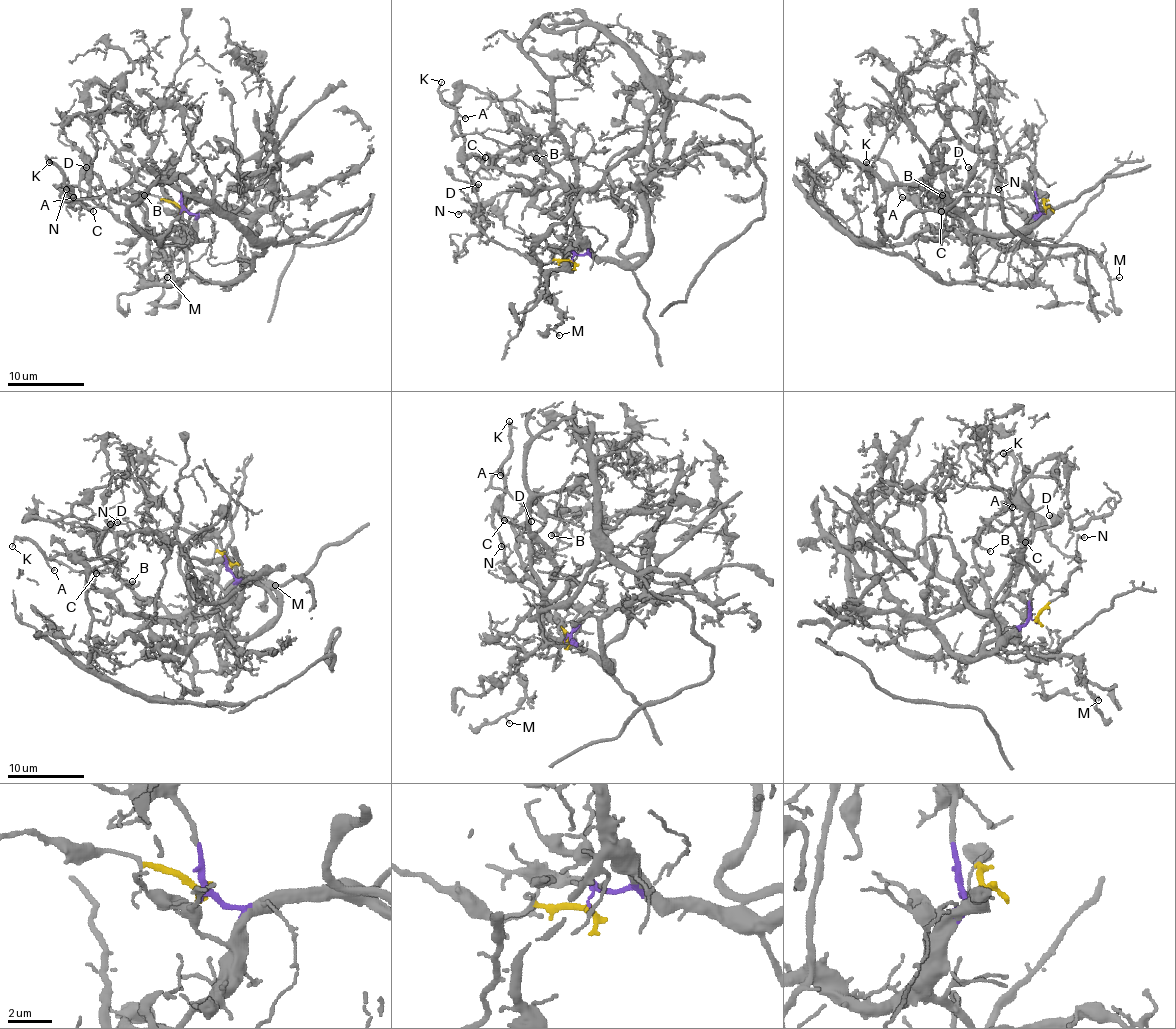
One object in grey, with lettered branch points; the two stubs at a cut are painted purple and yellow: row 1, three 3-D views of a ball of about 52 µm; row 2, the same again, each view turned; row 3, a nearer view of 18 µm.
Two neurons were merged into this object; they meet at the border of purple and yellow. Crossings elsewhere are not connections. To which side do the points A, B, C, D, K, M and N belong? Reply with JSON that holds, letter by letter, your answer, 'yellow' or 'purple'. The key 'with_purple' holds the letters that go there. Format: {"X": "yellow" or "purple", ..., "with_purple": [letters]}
{"A": "yellow", "B": "purple", "C": "yellow", "D": "purple", "K": "yellow", "M": "purple", "N": "yellow", "with_purple": ["B", "D", "M"]}

